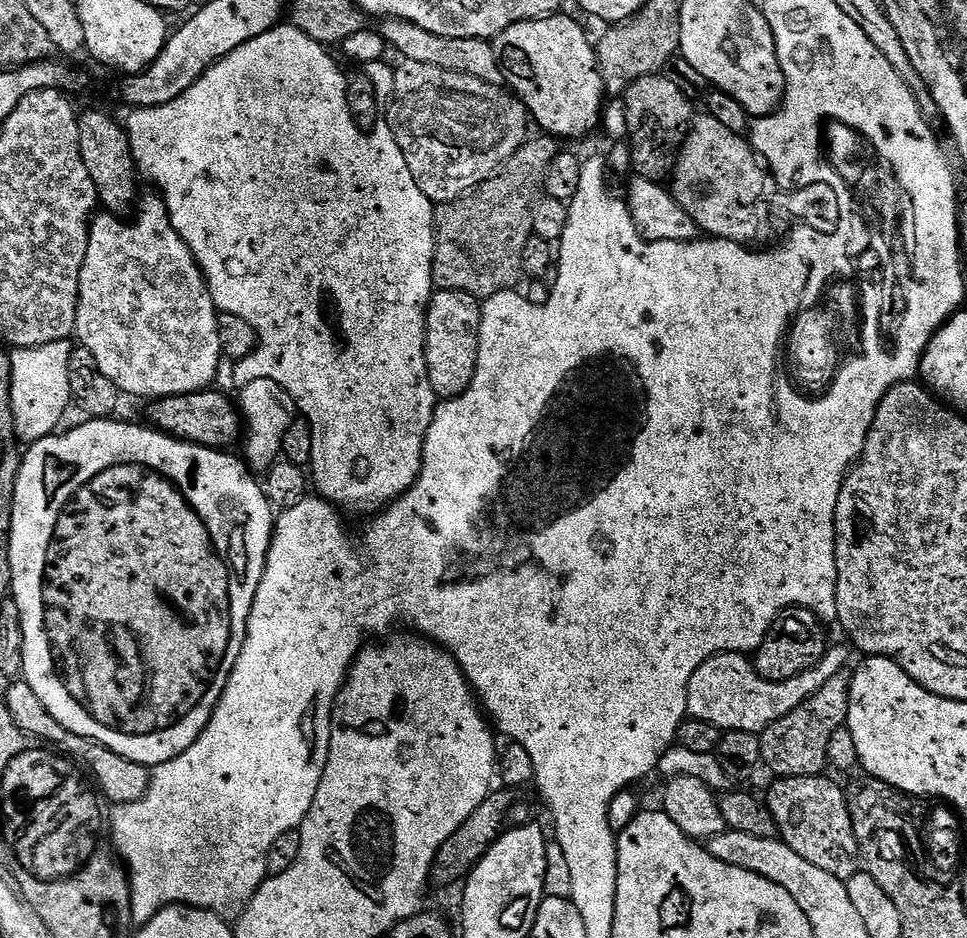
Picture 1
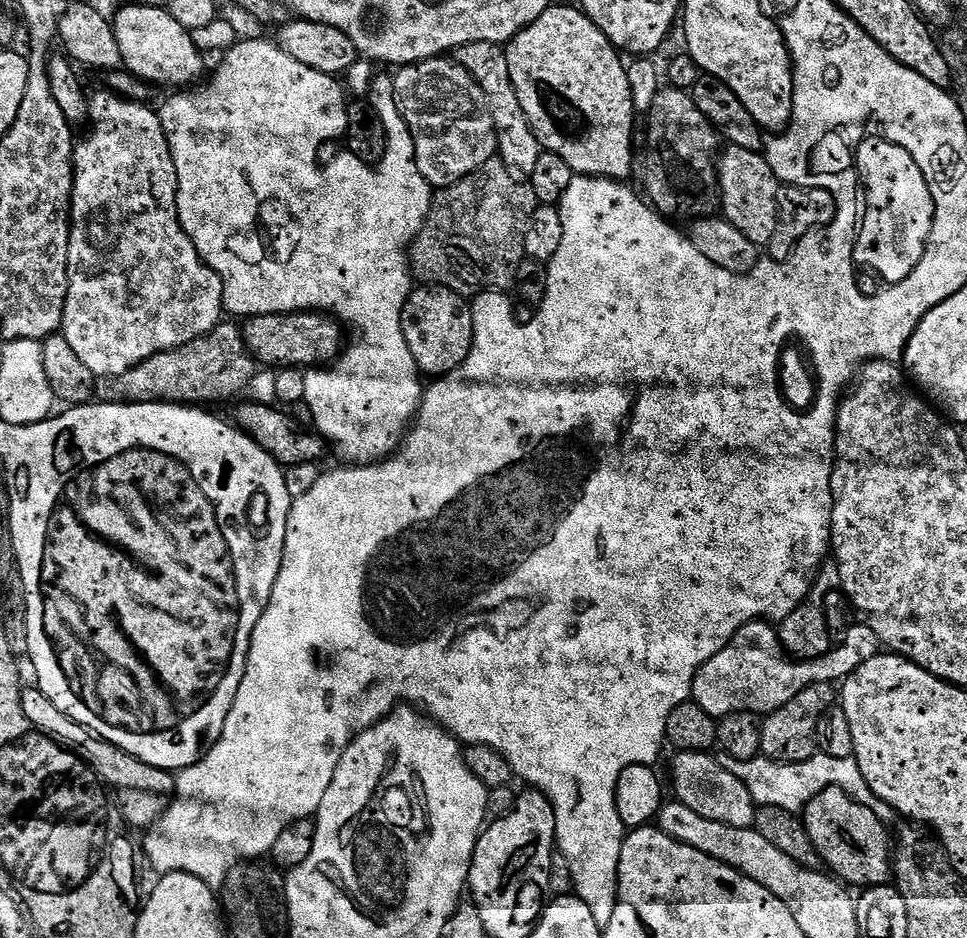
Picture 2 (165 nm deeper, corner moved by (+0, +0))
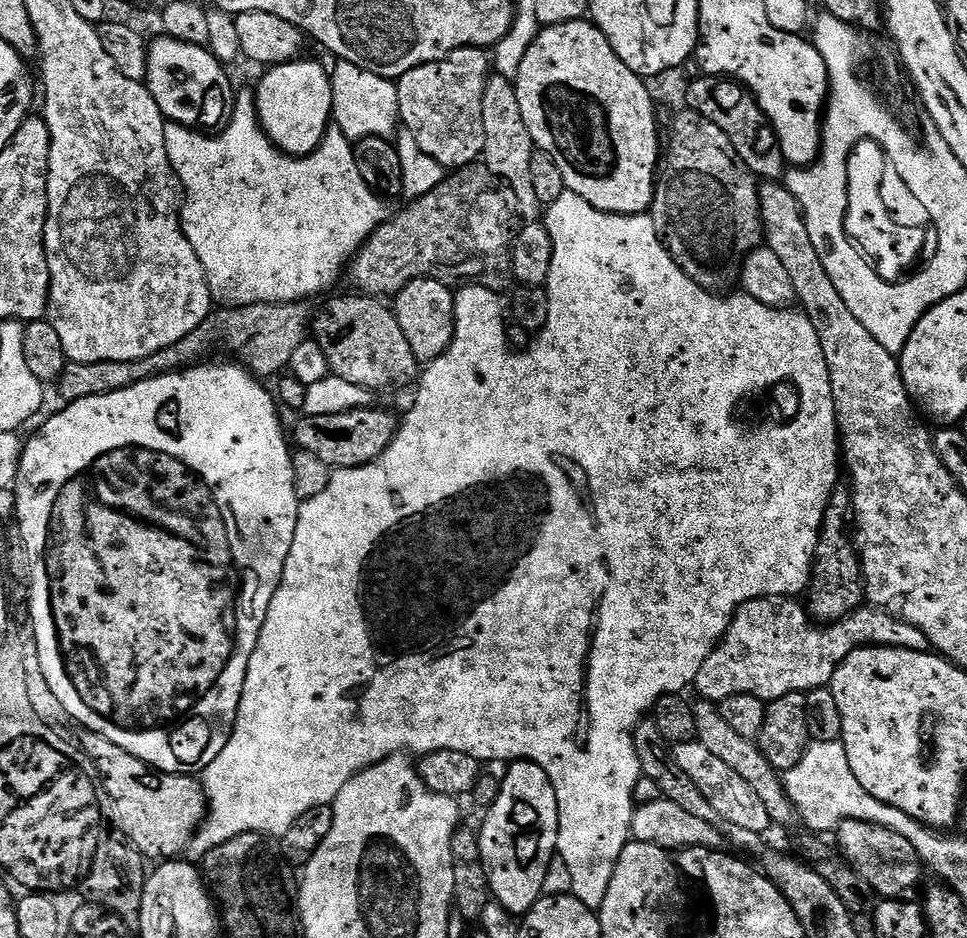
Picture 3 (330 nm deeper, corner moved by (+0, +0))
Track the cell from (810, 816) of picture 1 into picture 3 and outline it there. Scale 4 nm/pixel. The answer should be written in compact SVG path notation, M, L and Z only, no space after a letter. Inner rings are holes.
M843 820L834 833L834 840L840 855L855 872L866 878L866 882L870 882L877 897L886 900L917 899L921 891L920 879L926 876L926 869L920 863L914 846L910 846L910 842L902 838L902 834L894 834L894 830L886 830L886 826L878 826L865 820Z

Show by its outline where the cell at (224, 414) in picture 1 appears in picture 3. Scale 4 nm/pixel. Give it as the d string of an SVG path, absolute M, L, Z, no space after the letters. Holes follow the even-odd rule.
M376 407L355 408L338 414L301 415L296 429L293 432L291 429L291 439L296 448L310 450L310 454L322 458L322 462L326 462L333 470L366 466L388 449L390 442L396 437L398 427L398 416Z

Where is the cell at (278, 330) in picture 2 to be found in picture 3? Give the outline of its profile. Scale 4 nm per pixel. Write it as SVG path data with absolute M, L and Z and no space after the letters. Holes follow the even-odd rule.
M367 294L355 295L336 296L325 302L324 309L317 316L315 313L311 317L310 336L318 346L322 346L329 373L354 386L369 390L400 388L408 383L411 385L418 376L418 361L414 358L414 350L410 350L410 342L406 342L406 334L402 334L402 326L398 326L395 311L389 305L387 308L383 299Z

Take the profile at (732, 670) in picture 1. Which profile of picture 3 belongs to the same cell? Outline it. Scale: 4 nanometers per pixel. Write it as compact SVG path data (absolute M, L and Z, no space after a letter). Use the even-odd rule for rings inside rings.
M767 596L761 600L746 602L736 611L724 639L713 649L706 662L702 662L702 670L698 670L694 688L695 691L701 692L699 695L703 699L713 702L734 698L734 694L754 694L754 698L771 702L786 694L806 693L815 688L829 687L838 666L854 649L870 647L905 648L915 652L927 652L930 645L922 630L910 626L908 622L895 620L889 612L884 612L881 608L862 606L844 620L827 626L817 626L810 622L807 607L799 599Z

